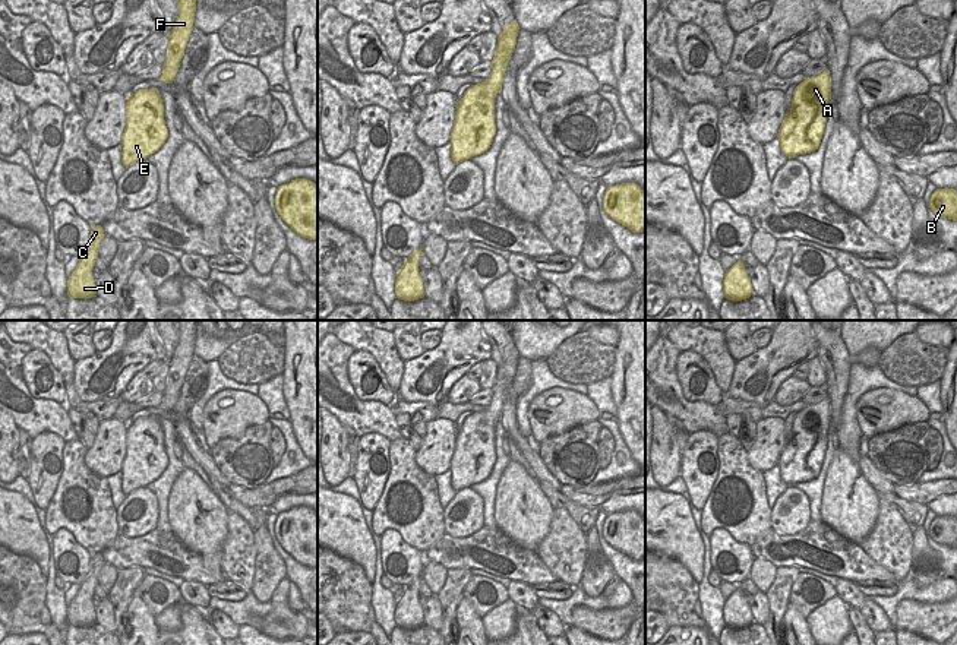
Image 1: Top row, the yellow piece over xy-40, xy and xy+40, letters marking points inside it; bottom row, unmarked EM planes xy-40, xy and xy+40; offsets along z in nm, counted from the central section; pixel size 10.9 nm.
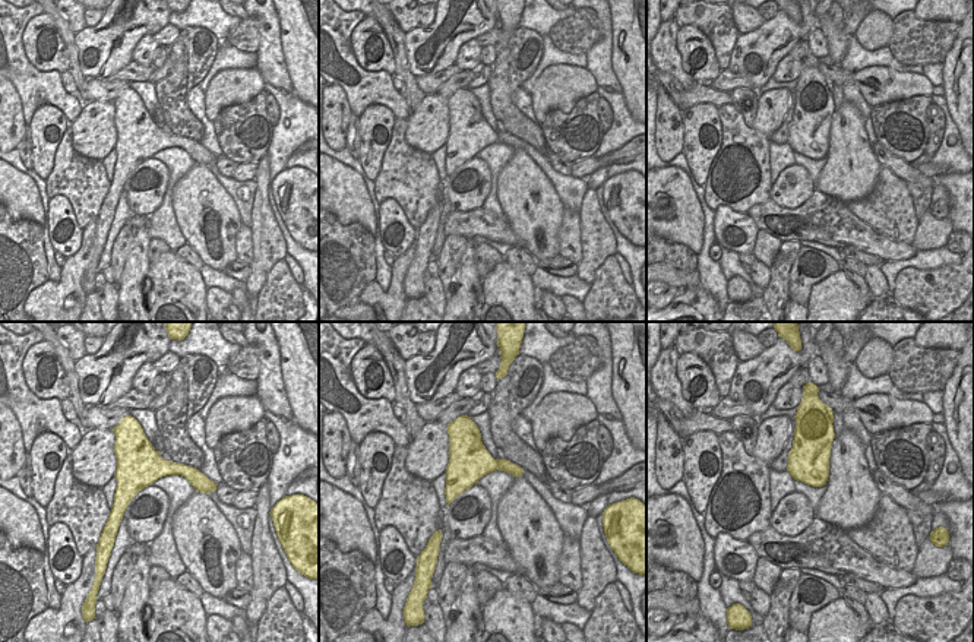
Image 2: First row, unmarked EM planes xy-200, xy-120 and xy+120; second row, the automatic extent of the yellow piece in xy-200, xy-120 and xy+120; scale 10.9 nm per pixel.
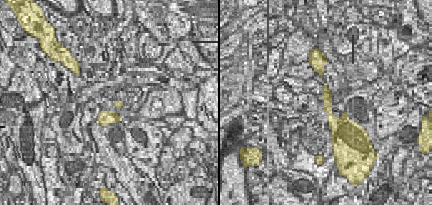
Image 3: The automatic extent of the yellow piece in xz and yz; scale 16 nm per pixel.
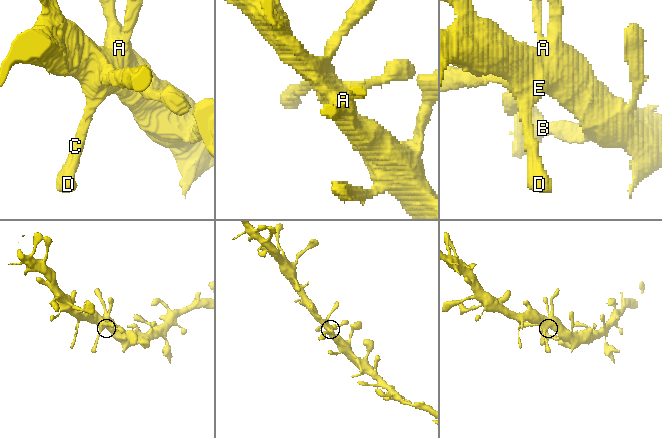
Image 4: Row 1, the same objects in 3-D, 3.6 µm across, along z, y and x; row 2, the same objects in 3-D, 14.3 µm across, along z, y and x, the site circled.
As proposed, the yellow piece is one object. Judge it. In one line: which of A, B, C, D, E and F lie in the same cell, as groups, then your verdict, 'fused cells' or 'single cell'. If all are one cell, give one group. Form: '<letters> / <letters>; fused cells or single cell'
A B C D E F; single cell

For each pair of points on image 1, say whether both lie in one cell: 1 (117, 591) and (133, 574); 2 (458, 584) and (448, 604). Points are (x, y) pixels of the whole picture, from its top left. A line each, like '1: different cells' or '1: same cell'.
1: same cell
2: same cell

